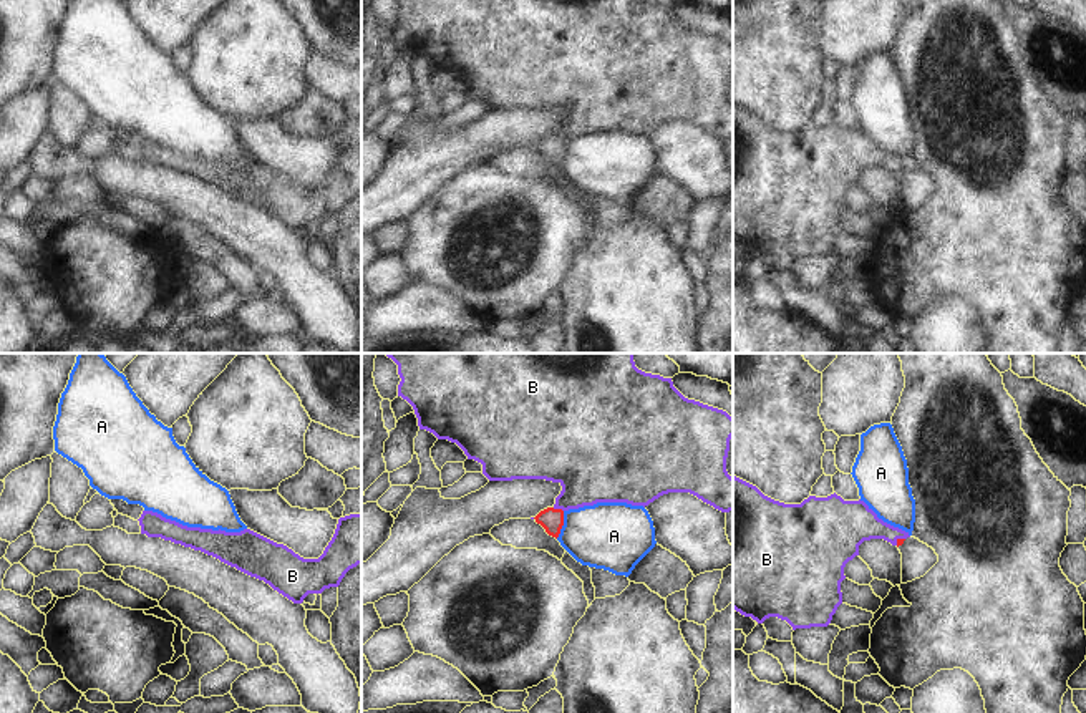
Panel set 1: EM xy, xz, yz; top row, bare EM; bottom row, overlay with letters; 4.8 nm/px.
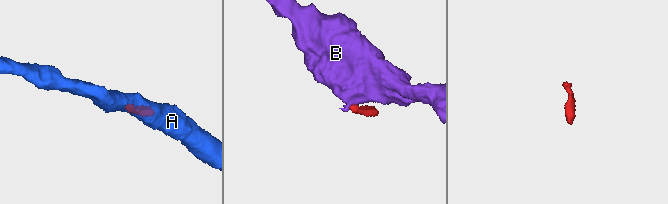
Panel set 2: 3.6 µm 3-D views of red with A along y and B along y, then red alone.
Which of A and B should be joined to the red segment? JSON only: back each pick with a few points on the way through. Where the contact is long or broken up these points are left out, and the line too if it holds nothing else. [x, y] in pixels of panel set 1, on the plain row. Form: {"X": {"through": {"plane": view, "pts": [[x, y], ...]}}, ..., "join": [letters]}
{"B": {"through": {"plane": "xz", "pts": [[551, 148], [557, 138], [586, 110], [591, 98]]}}, "join": ["B"]}

